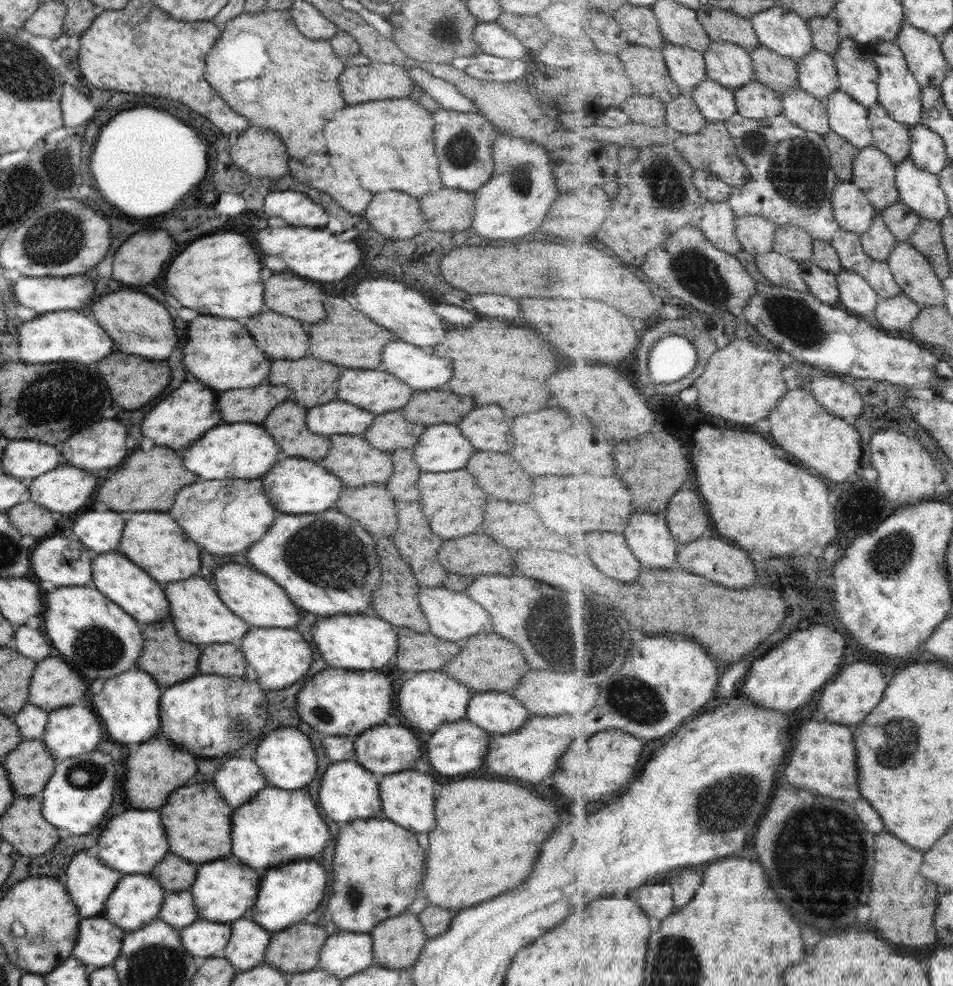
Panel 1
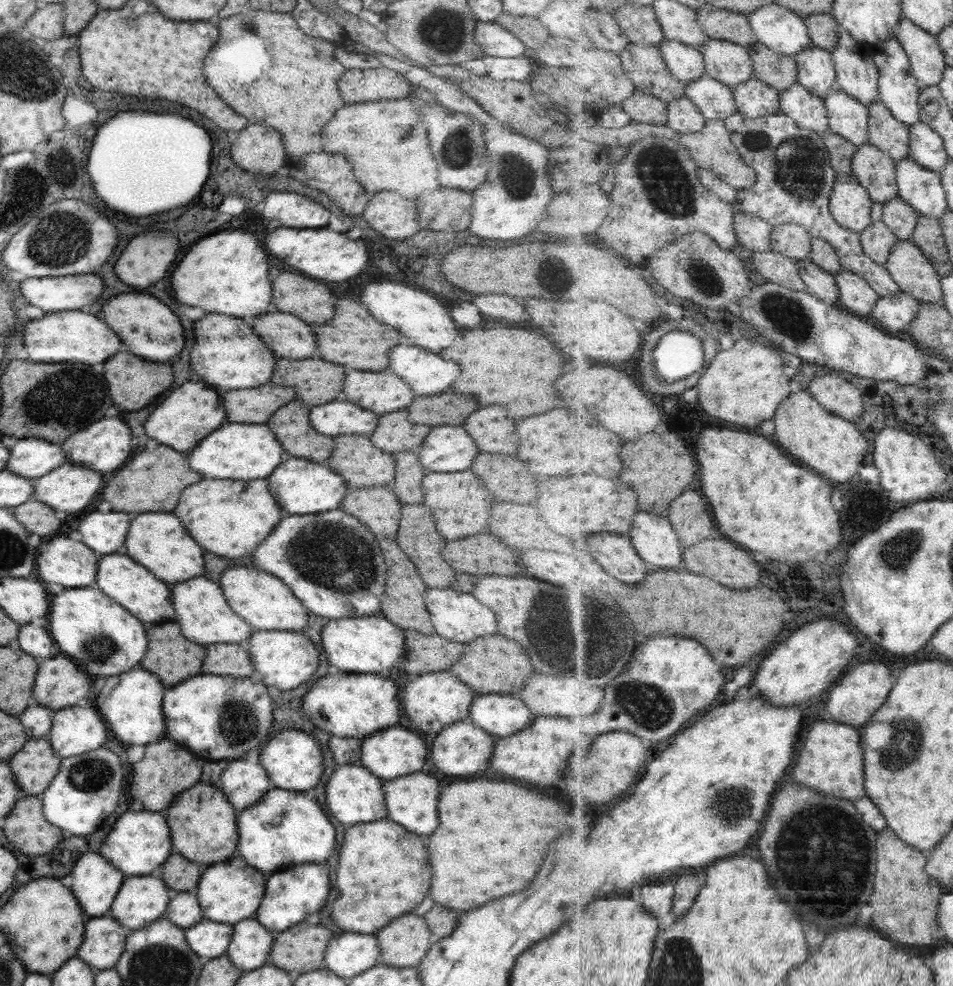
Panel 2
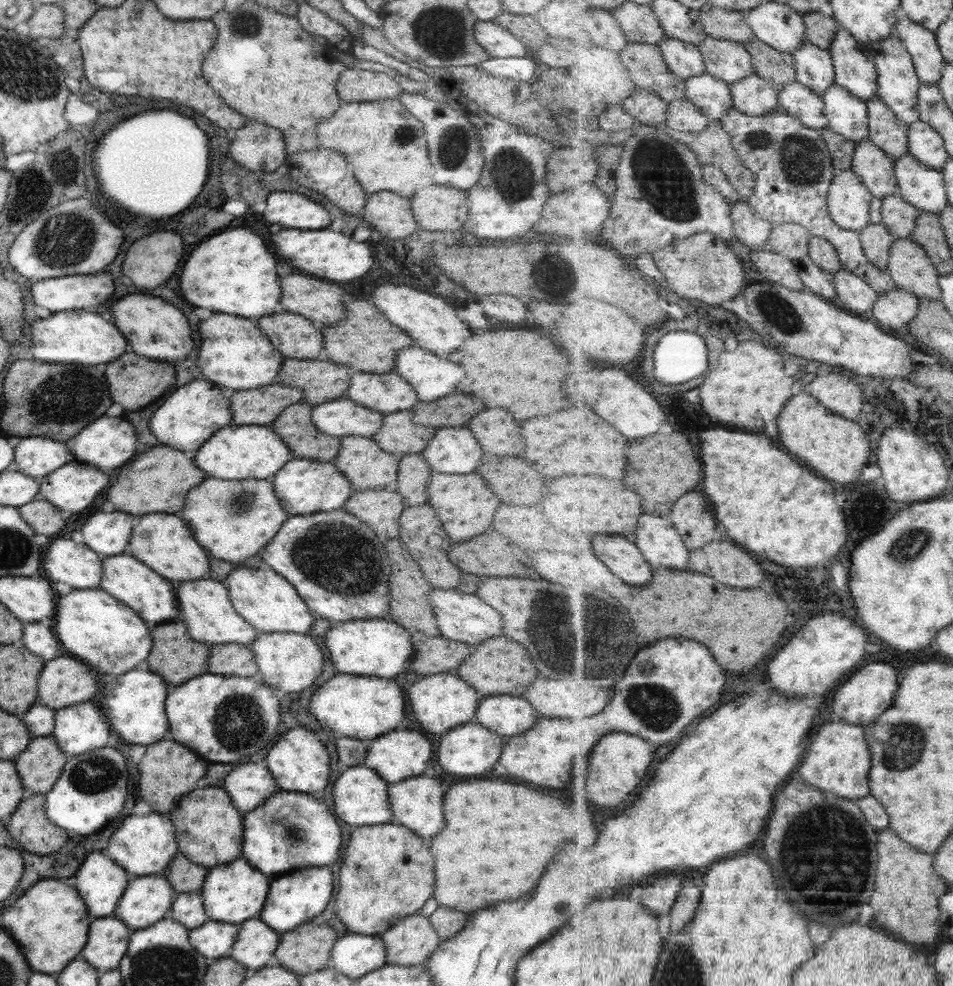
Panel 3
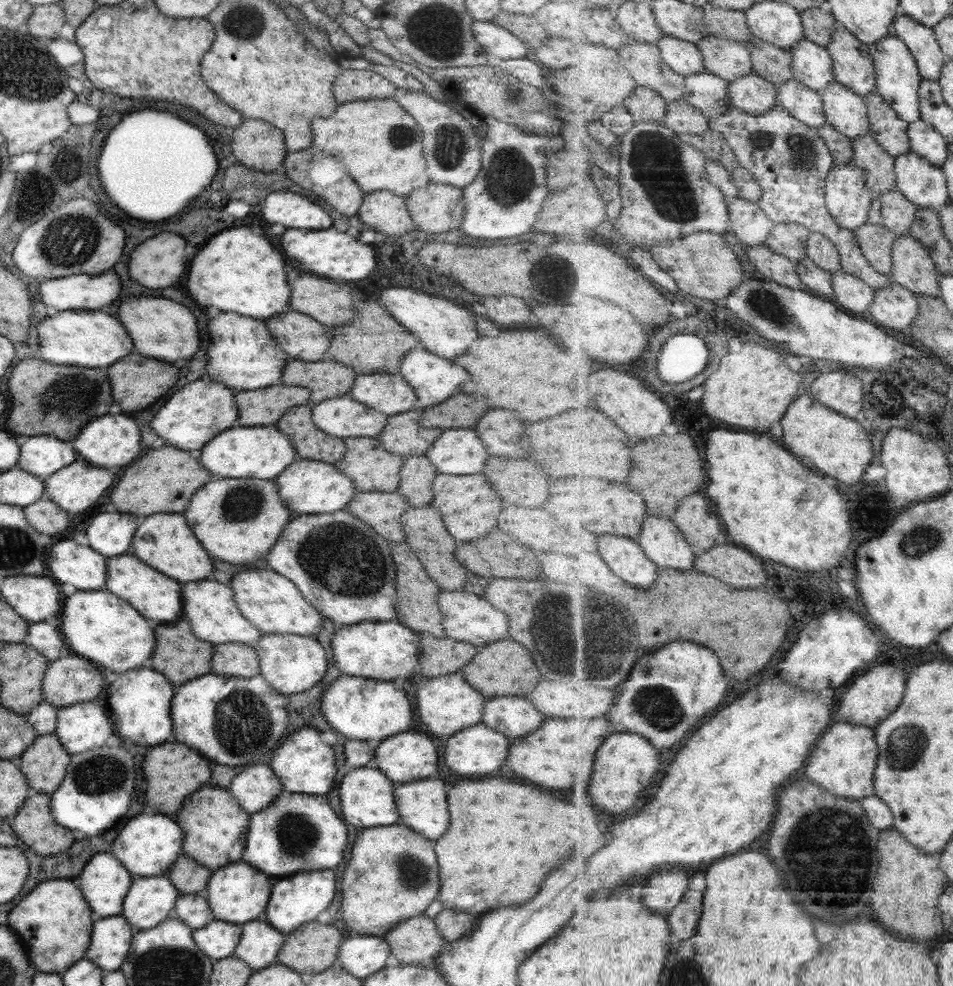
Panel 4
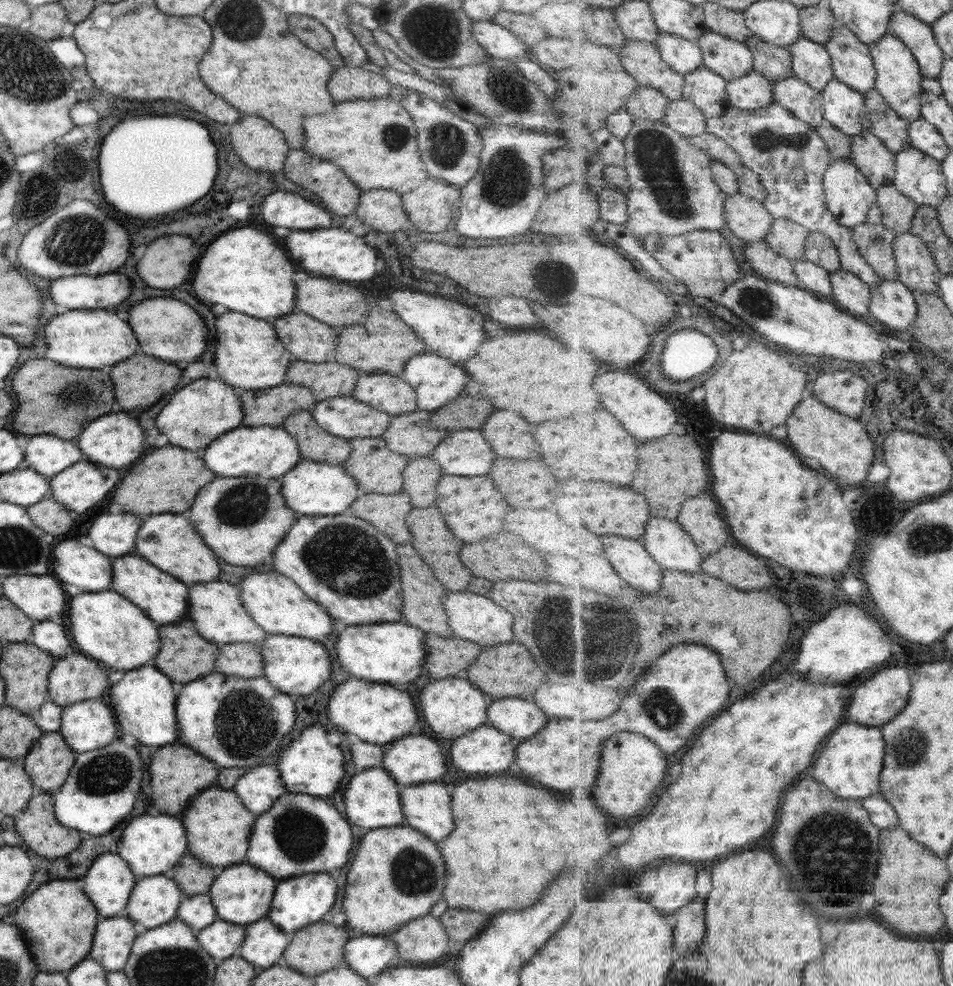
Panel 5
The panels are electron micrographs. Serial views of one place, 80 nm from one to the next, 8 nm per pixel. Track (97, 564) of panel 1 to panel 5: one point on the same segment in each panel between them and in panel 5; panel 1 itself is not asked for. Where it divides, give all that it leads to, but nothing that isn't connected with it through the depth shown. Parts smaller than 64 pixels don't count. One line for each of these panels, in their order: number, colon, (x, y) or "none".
2: (125, 582)
3: (148, 595)
4: (158, 599)
5: (162, 598)

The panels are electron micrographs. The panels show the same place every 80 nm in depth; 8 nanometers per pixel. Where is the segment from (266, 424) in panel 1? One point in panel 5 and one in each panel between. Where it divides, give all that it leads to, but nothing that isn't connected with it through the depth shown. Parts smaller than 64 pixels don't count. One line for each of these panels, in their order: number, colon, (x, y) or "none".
2: (289, 425)
3: (304, 441)
4: (310, 443)
5: (314, 444)

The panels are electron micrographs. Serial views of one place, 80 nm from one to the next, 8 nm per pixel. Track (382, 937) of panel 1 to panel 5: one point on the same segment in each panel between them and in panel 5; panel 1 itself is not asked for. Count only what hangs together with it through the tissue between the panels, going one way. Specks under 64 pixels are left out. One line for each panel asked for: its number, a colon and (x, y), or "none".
2: (403, 942)
3: (409, 942)
4: (416, 938)
5: (422, 939)

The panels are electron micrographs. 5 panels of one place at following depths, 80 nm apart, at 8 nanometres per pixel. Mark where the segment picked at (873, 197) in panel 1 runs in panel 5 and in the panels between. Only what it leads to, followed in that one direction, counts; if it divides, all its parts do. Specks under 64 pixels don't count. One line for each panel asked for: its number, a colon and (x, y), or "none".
2: (876, 170)
3: (877, 168)
4: (879, 166)
5: (869, 153)

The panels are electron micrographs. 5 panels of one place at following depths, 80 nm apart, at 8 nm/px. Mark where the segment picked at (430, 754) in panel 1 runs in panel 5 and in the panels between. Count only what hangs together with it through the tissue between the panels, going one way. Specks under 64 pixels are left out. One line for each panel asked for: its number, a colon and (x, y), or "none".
2: (459, 748)
3: (469, 749)
4: (475, 750)
5: (482, 750)

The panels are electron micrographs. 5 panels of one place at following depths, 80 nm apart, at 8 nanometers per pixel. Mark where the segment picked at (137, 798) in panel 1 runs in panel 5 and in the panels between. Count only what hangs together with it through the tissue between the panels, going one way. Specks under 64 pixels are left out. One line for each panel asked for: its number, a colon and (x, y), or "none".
2: (166, 767)
3: (167, 770)
4: (171, 771)
5: (176, 772)

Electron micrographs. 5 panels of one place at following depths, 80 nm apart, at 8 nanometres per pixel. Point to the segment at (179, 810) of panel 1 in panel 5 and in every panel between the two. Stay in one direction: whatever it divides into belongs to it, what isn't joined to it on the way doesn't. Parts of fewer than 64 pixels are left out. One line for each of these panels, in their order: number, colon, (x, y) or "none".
2: (202, 824)
3: (206, 825)
4: (213, 825)
5: (217, 825)

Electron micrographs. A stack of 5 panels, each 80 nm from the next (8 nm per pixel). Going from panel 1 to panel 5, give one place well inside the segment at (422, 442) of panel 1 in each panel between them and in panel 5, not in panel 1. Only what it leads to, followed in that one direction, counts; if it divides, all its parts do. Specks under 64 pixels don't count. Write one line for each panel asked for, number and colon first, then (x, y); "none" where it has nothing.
2: (444, 448)
3: (450, 450)
4: (458, 452)
5: (463, 453)

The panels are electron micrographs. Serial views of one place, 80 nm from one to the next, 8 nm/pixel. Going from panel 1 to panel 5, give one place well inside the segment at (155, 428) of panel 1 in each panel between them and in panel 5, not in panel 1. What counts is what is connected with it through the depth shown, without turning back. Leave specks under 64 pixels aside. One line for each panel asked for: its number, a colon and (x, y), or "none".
2: (188, 414)
3: (192, 413)
4: (192, 416)
5: (198, 413)

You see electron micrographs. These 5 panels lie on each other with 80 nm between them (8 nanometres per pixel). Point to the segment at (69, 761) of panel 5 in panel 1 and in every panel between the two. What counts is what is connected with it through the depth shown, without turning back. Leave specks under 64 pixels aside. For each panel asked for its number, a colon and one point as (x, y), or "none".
1: (28, 766)
2: (35, 764)
3: (39, 764)
4: (43, 762)

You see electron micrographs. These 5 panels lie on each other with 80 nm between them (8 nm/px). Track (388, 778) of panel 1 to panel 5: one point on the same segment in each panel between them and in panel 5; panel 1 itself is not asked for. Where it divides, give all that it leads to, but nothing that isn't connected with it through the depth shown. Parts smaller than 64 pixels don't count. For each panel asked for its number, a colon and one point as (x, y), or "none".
2: (410, 800)
3: (415, 802)
4: (420, 804)
5: (425, 806)

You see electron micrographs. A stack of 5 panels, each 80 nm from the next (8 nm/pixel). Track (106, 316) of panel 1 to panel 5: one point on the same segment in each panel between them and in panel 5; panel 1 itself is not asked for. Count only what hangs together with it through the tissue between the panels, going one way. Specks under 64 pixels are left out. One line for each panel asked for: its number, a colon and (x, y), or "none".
2: (148, 328)
3: (154, 329)
4: (159, 328)
5: (167, 329)

